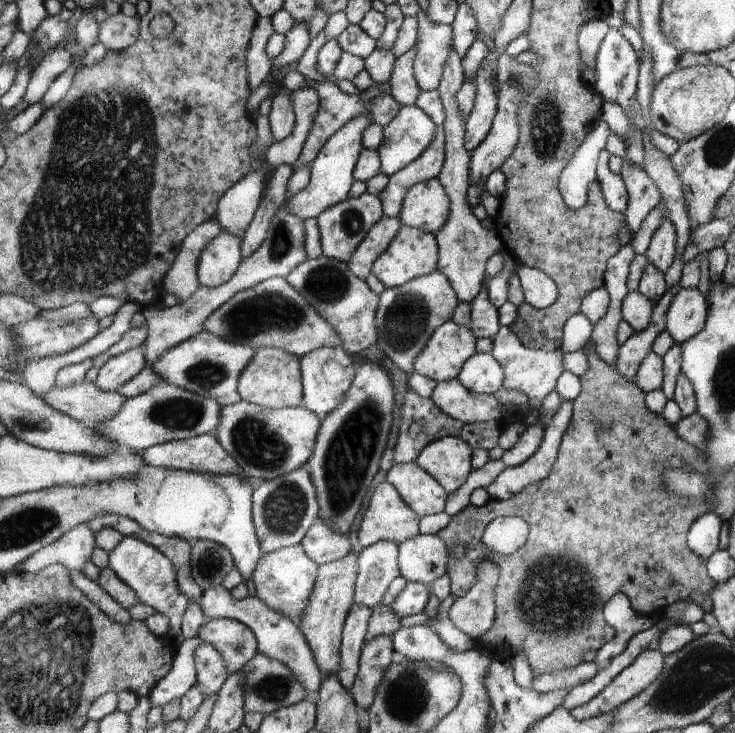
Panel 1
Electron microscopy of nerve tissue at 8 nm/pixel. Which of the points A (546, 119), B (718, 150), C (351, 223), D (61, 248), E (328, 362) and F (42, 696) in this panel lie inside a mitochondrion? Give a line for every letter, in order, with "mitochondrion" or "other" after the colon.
A: mitochondrion
B: mitochondrion
C: mitochondrion
D: mitochondrion
E: other
F: mitochondrion

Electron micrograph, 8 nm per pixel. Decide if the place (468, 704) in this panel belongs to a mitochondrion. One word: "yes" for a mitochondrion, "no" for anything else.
no

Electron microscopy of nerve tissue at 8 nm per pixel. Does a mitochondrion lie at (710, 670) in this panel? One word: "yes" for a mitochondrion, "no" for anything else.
yes

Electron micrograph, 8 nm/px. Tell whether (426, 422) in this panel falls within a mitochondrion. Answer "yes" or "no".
yes

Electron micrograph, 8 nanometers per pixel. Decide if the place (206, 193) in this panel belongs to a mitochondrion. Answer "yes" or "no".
no

